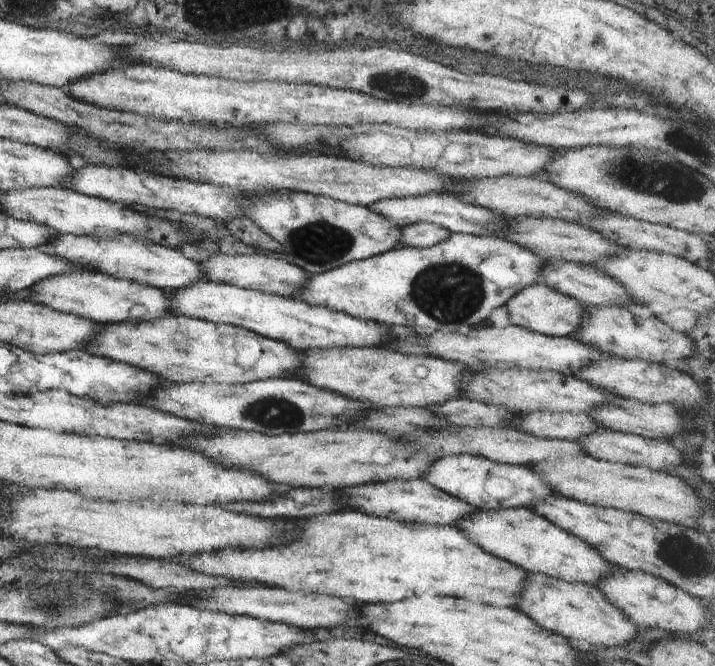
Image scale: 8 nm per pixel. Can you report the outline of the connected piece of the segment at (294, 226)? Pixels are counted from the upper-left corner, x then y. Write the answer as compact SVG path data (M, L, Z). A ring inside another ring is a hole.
M284 189L262 193L246 200L244 217L279 242L286 254L296 258L294 264L310 276L334 270L348 262L364 261L401 246L401 229L396 222L376 214L369 207L339 202L323 195Z

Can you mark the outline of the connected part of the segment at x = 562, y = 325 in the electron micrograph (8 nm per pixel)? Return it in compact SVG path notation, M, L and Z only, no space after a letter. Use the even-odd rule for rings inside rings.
M539 282L514 294L505 305L512 325L552 337L572 337L576 330L580 330L580 326L584 324L584 316L588 314L588 308L576 298Z

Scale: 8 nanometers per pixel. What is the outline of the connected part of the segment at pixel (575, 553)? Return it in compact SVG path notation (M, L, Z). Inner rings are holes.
M478 509L470 516L464 516L460 522L456 522L454 527L462 530L466 538L476 542L480 548L490 552L492 556L520 566L528 573L545 574L552 578L564 578L566 581L596 587L600 584L600 580L608 578L608 574L612 574L615 569L612 562L608 562L586 541L579 540L574 534L561 530L560 526L540 516L533 509Z

